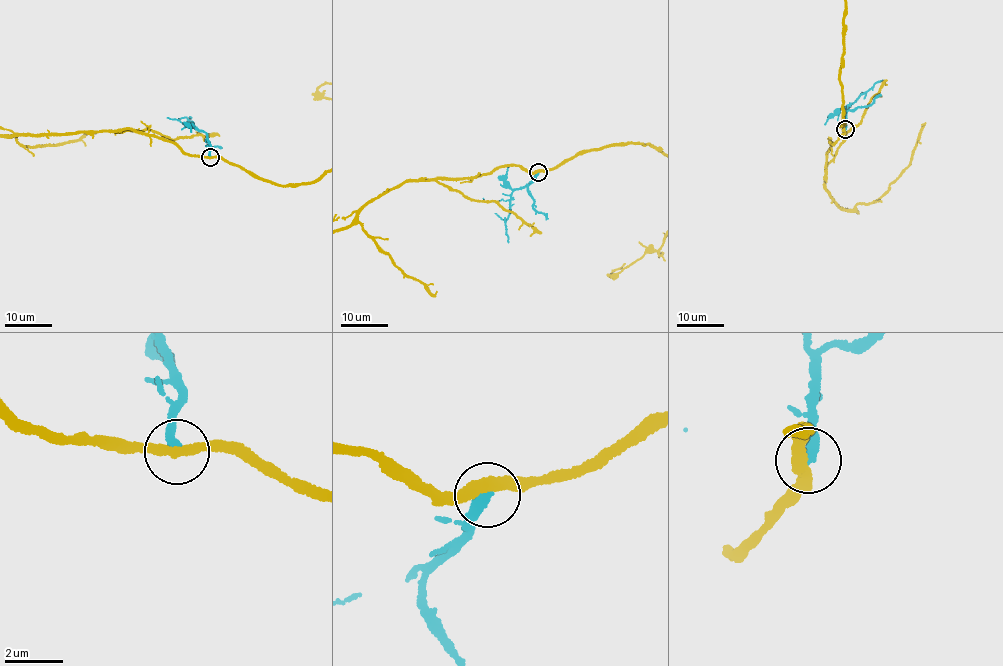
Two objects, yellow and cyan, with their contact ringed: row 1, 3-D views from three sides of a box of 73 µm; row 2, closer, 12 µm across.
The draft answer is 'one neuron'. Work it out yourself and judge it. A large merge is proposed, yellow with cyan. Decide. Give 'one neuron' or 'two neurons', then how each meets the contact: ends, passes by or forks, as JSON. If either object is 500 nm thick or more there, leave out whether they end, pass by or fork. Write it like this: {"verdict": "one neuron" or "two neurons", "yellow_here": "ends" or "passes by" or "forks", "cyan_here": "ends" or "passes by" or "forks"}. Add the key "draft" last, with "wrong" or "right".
{"verdict": "two neurons", "yellow_here": "passes by", "cyan_here": "ends", "draft": "wrong"}

